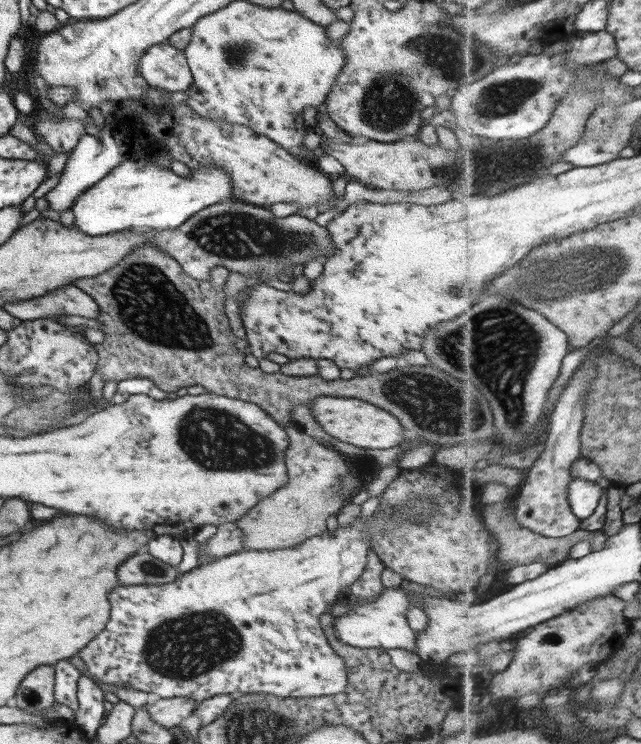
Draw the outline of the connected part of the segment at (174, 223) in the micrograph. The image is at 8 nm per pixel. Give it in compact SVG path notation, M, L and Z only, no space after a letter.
M129 159L118 164L78 196L71 208L74 226L90 236L120 233L136 227L171 231L183 225L199 210L232 200L233 186L229 178L230 175L220 165L191 169L189 177L182 177L170 167Z

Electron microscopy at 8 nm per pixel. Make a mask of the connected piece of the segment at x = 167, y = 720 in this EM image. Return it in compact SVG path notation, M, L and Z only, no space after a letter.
M161 698L152 706L144 706L152 720L164 728L182 725L189 715L194 713L197 702L188 698Z

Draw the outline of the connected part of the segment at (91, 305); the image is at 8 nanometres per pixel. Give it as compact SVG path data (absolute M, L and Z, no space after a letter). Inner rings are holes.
M74 285L51 290L48 294L38 298L9 302L2 308L21 321L55 317L62 314L84 316L84 318L99 317L98 303Z

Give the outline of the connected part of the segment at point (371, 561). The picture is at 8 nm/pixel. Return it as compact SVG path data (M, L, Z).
M371 549L367 555L366 569L362 577L350 586L350 592L365 602L379 597L380 593L385 590L380 579L380 575L384 570L384 563Z

